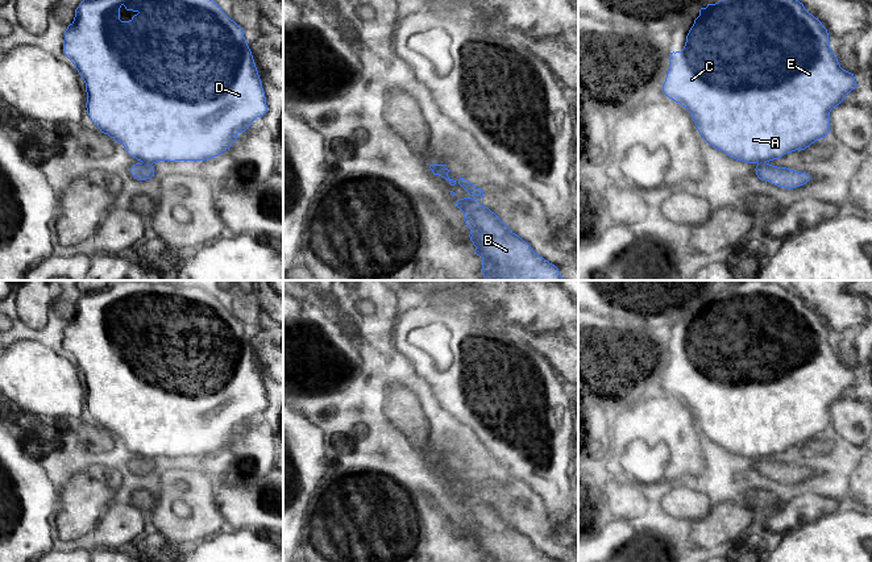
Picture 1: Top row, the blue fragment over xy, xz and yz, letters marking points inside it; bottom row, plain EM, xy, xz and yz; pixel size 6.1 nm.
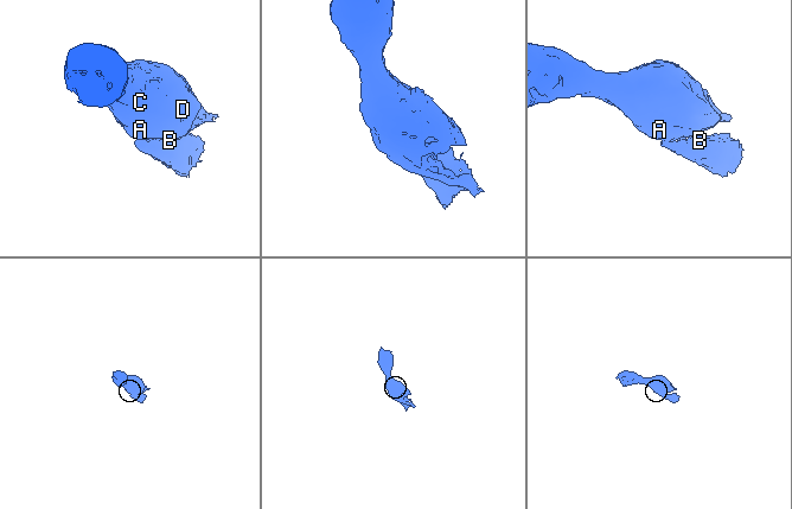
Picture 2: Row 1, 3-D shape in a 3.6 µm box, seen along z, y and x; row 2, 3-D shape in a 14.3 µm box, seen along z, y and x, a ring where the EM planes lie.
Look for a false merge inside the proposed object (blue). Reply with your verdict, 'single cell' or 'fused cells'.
fused cells

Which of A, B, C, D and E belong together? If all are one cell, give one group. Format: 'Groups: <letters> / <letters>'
Groups: A C D E / B

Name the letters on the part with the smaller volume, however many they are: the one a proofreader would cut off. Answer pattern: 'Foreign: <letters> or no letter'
Foreign: B

